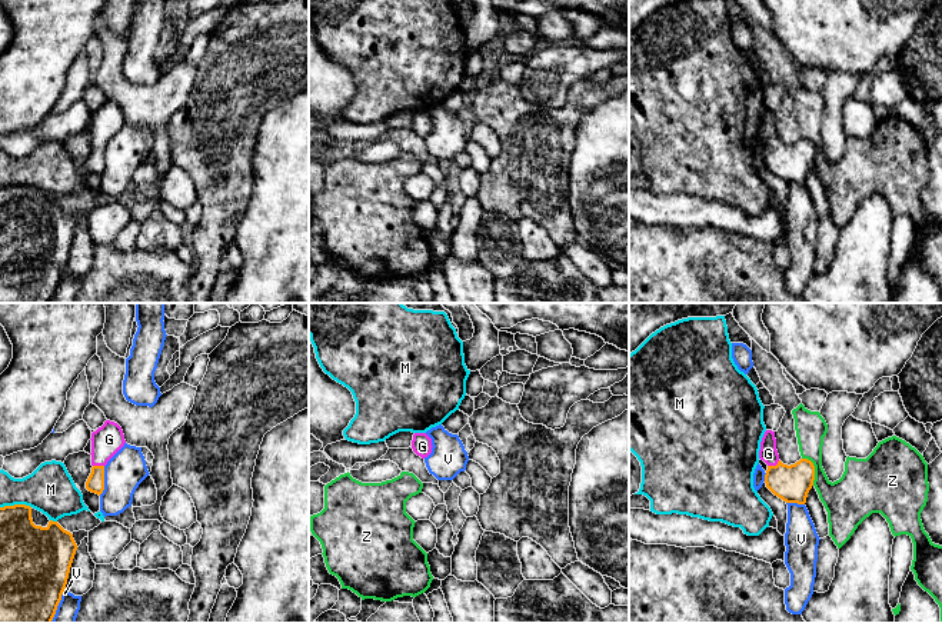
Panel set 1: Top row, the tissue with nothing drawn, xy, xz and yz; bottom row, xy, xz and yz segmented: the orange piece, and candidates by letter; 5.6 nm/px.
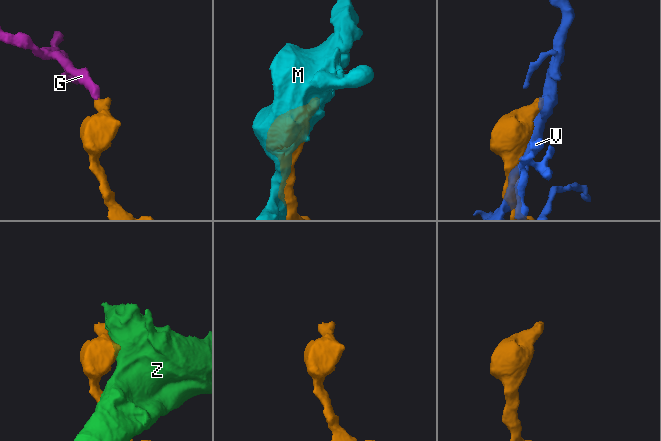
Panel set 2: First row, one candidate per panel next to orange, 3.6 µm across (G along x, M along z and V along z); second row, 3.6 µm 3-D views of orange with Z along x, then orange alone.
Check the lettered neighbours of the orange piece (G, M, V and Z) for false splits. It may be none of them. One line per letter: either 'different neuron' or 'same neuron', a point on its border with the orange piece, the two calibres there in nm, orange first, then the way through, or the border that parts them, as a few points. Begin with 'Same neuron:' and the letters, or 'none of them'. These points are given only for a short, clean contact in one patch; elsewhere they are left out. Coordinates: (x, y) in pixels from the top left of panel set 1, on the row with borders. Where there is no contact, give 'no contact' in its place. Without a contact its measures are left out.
Same neuron: G
G: same neuron; meets orange in yz at (774, 466); 200 nm thick on the orange side, 100 nm on the other
M: different neuron; meets orange in xy at (15, 505); 280 nm thick on the orange side, 280 nm on the other
V: different neuron; meets orange in xy at (103, 480); 100 nm thick on the orange side, 220 nm on the other
Z: different neuron; meets orange in yz at (814, 469); 200 nm thick on the orange side, 240 nm on the other

